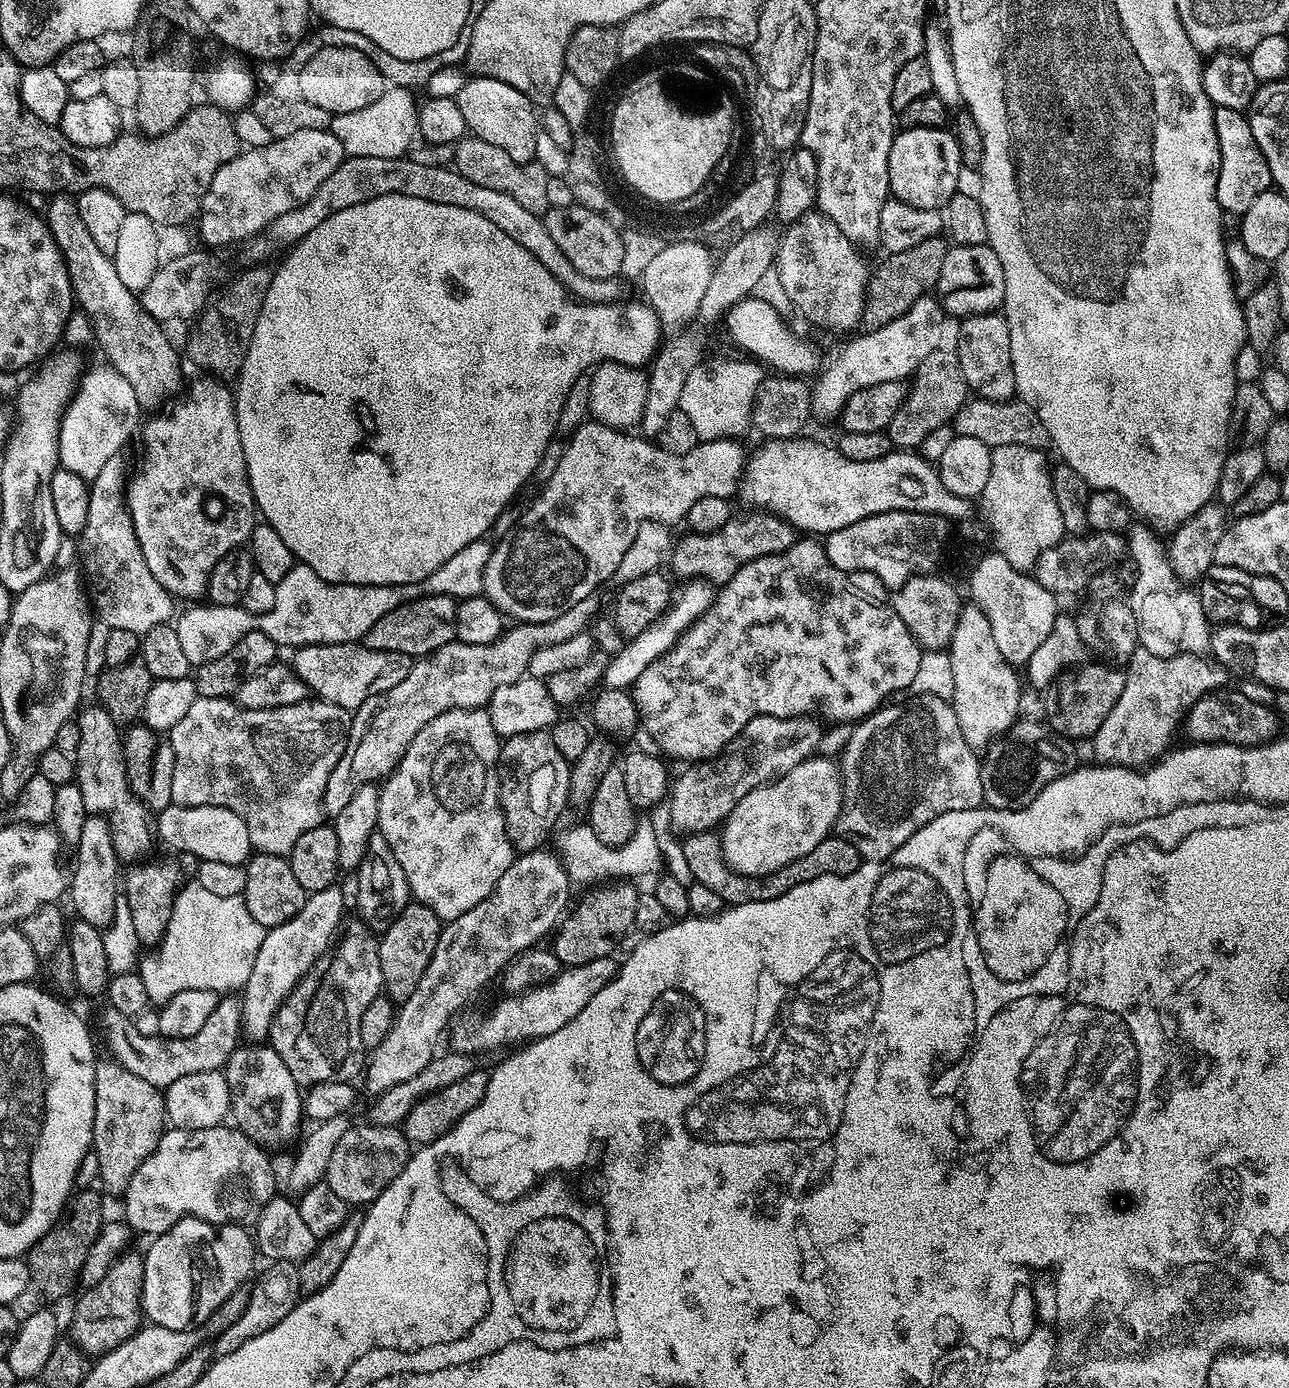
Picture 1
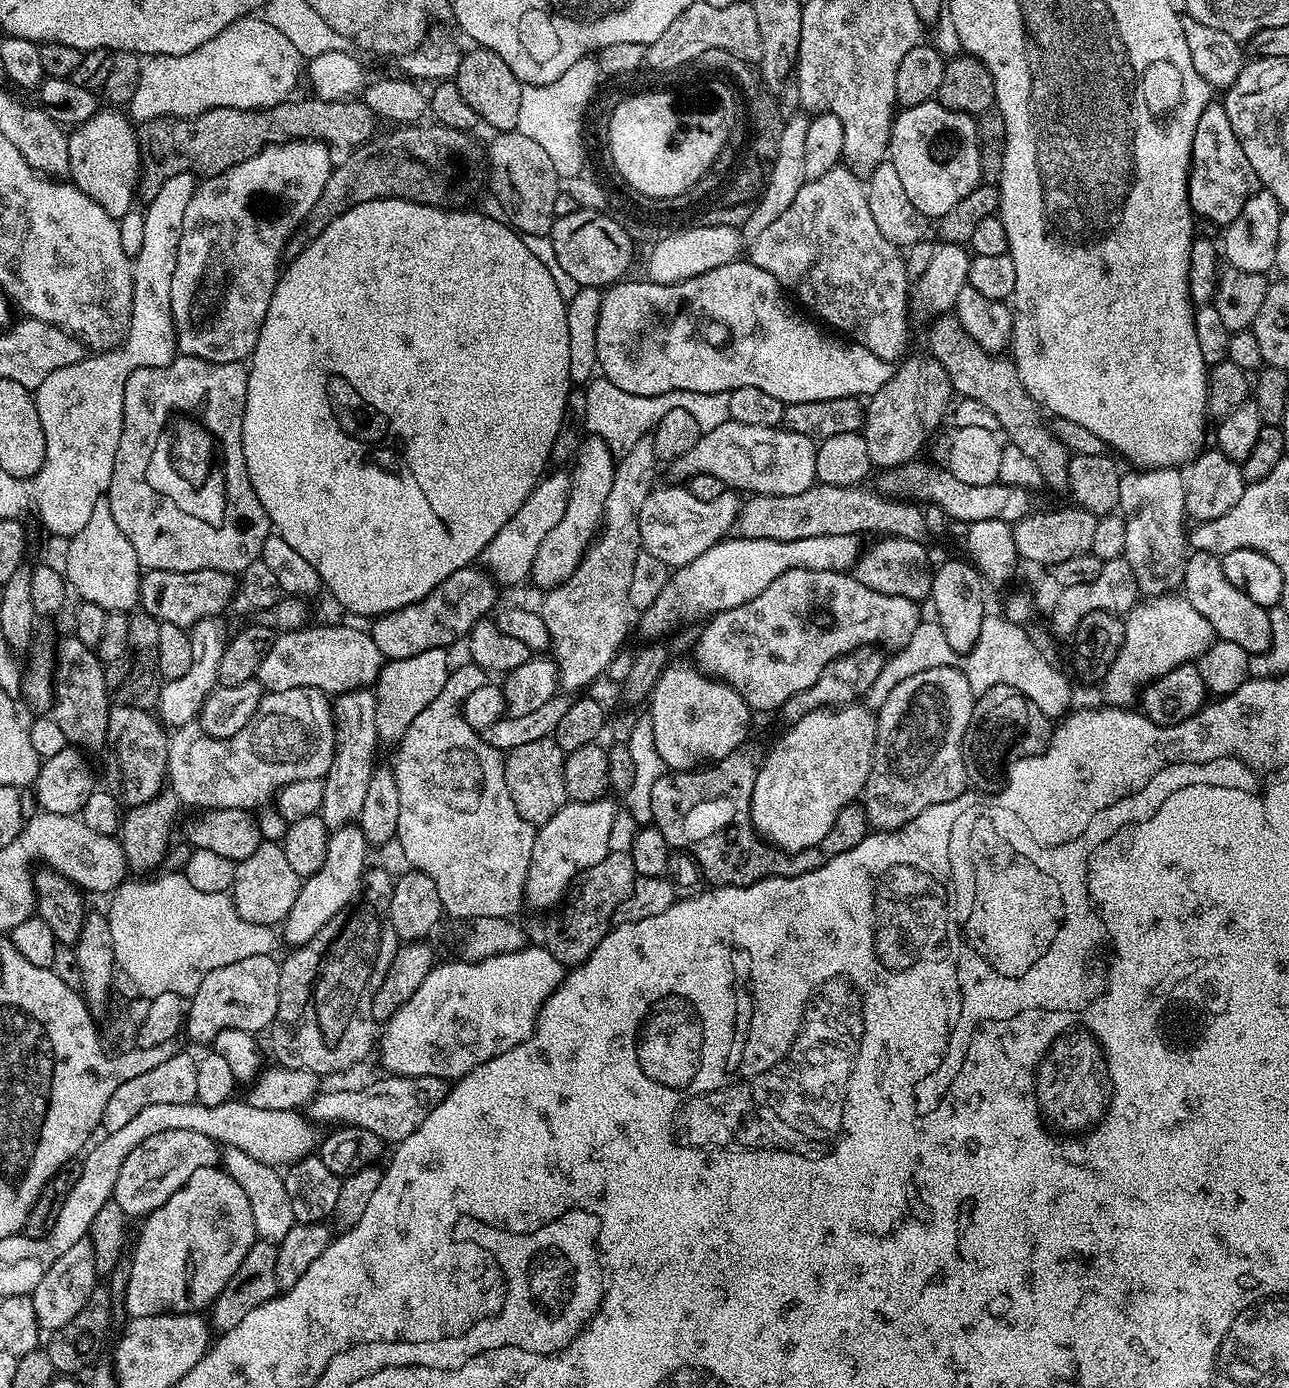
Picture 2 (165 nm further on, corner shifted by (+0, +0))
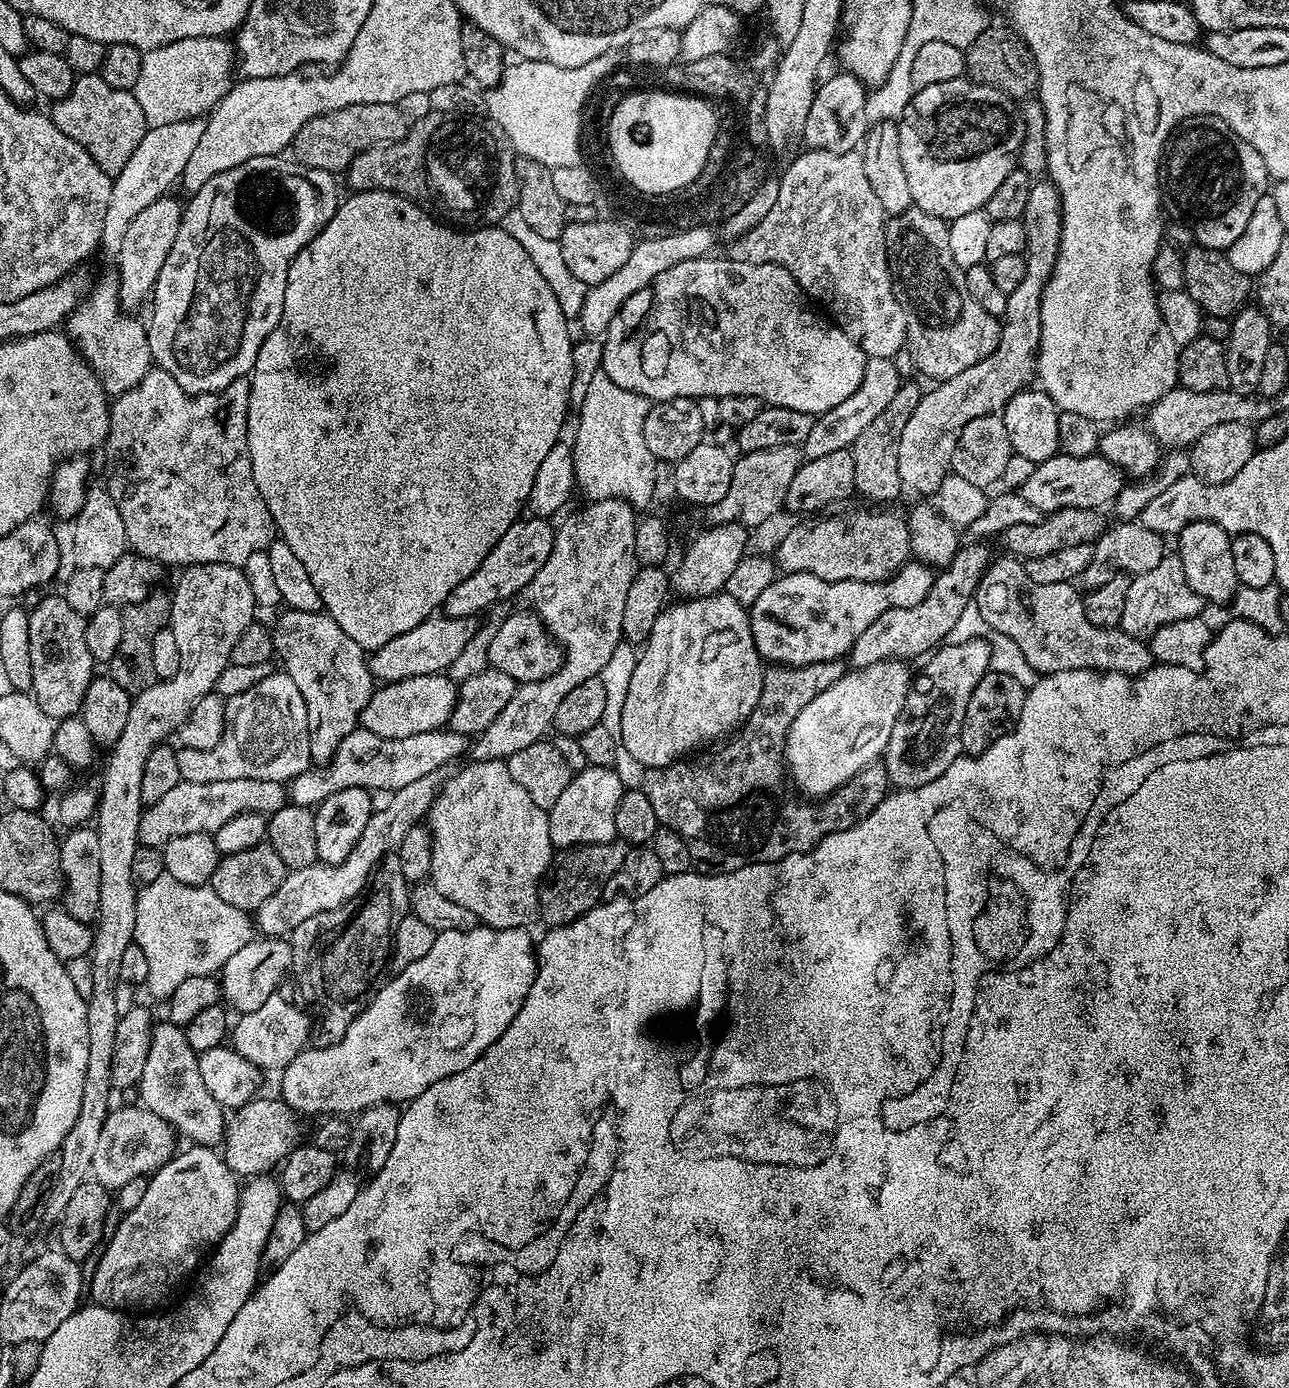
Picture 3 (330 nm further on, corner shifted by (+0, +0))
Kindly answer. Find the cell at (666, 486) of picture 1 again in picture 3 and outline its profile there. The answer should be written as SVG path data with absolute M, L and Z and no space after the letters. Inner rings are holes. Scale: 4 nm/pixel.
M867 357L863 368L863 378L858 390L850 394L845 401L834 406L830 411L821 413L816 424L807 435L807 442L802 446L802 452L807 460L820 458L831 451L849 448L855 442L862 430L870 424L898 392L902 376L896 366L895 359Z

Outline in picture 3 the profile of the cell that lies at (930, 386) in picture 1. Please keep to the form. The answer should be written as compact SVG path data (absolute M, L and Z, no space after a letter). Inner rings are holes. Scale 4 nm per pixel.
M903 381L886 408L870 421L851 445L854 454L854 476L856 492L878 502L894 499L903 489L903 482L898 472L898 444L906 422L912 416L917 402L922 395L914 383Z

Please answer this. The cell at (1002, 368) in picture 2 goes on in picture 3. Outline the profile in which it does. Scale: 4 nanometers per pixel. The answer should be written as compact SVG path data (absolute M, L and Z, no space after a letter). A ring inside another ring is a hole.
M913 206L885 223L884 241L894 294L898 298L898 306L902 306L902 314L906 314L906 352L912 355L917 370L929 376L932 382L944 381L992 353L999 344L1001 321L982 310L982 306L974 302L970 290L966 290L964 269L957 266L950 254L948 224Z

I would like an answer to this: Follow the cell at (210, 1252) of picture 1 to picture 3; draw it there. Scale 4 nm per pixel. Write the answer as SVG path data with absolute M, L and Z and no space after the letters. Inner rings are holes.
M188 1146L185 1152L177 1151L171 1160L157 1168L144 1186L144 1193L140 1192L138 1196L138 1206L117 1226L116 1232L107 1237L99 1253L98 1270L90 1281L91 1299L97 1305L122 1313L129 1310L160 1310L165 1307L163 1304L175 1294L176 1287L192 1271L195 1273L201 1267L206 1254L211 1253L234 1226L242 1184L228 1169L219 1151Z

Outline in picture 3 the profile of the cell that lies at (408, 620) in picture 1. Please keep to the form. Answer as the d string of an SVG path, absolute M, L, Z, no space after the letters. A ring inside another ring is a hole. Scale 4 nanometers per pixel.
M521 518L512 524L510 530L506 530L502 538L498 538L490 554L482 558L474 574L454 586L451 594L444 599L443 615L454 620L476 618L479 617L479 612L494 607L499 600L508 600L519 592L523 593L531 584L534 574L542 570L546 558L550 556L556 537L556 528L552 523L548 518Z

